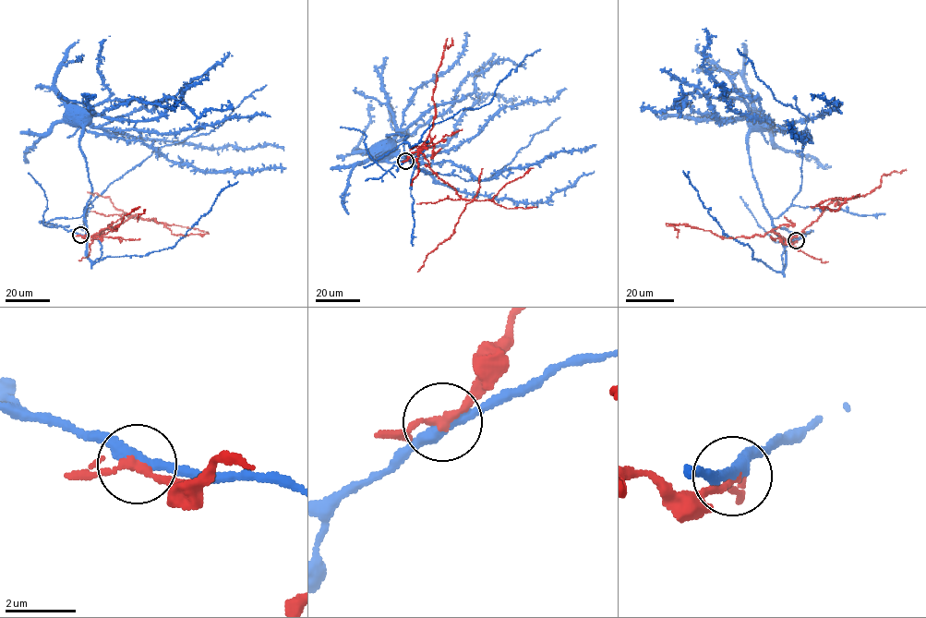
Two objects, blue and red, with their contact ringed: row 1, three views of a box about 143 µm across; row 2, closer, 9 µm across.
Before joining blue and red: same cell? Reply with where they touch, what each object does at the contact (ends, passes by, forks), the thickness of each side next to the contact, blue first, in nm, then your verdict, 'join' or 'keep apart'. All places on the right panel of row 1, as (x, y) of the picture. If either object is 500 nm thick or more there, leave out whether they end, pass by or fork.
place (796, 240); blue passes by; red passes by; calibres 320 and 200 nm; keep apart

